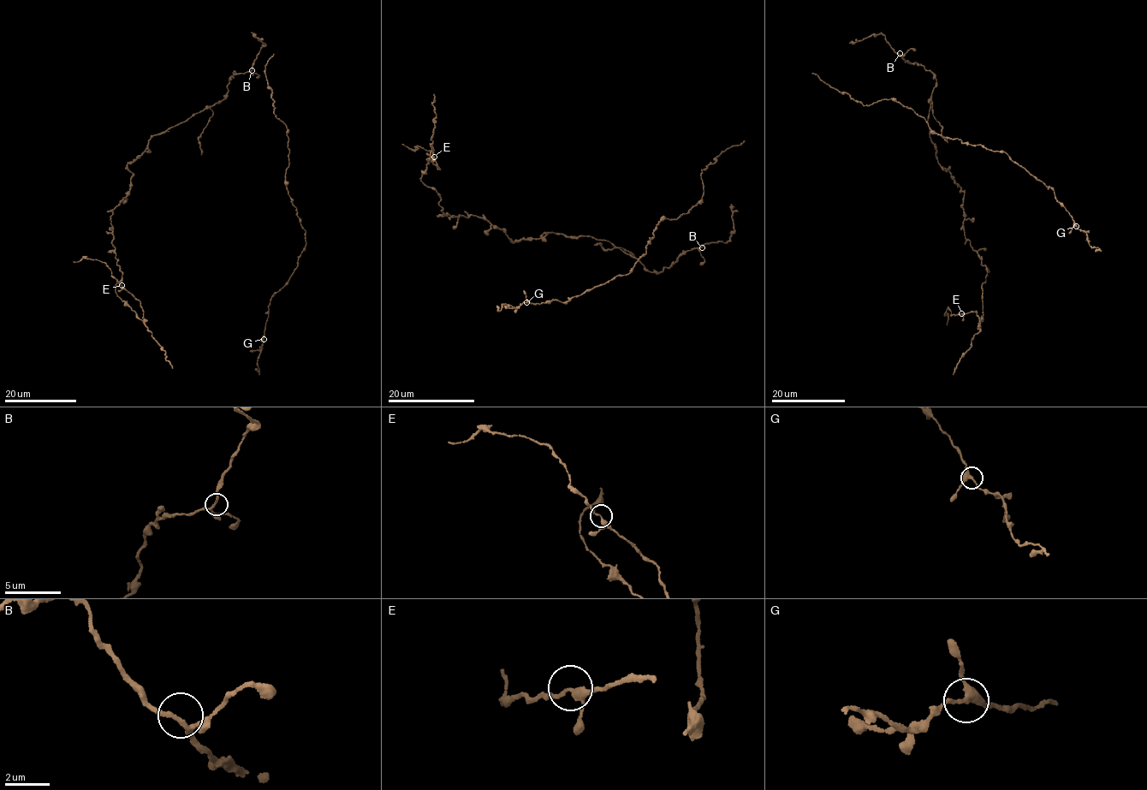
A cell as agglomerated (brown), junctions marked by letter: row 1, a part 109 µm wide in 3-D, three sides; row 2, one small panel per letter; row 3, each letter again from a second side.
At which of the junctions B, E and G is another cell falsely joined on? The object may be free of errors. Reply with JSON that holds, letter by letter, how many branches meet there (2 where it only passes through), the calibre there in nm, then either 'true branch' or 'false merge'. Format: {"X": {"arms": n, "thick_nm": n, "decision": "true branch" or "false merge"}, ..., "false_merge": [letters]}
{"B": {"arms": 3, "thick_nm": 170, "decision": "true branch"}, "E": {"arms": 3, "thick_nm": 200, "decision": "true branch"}, "G": {"arms": 3, "thick_nm": 280, "decision": "true branch"}, "false_merge": []}

